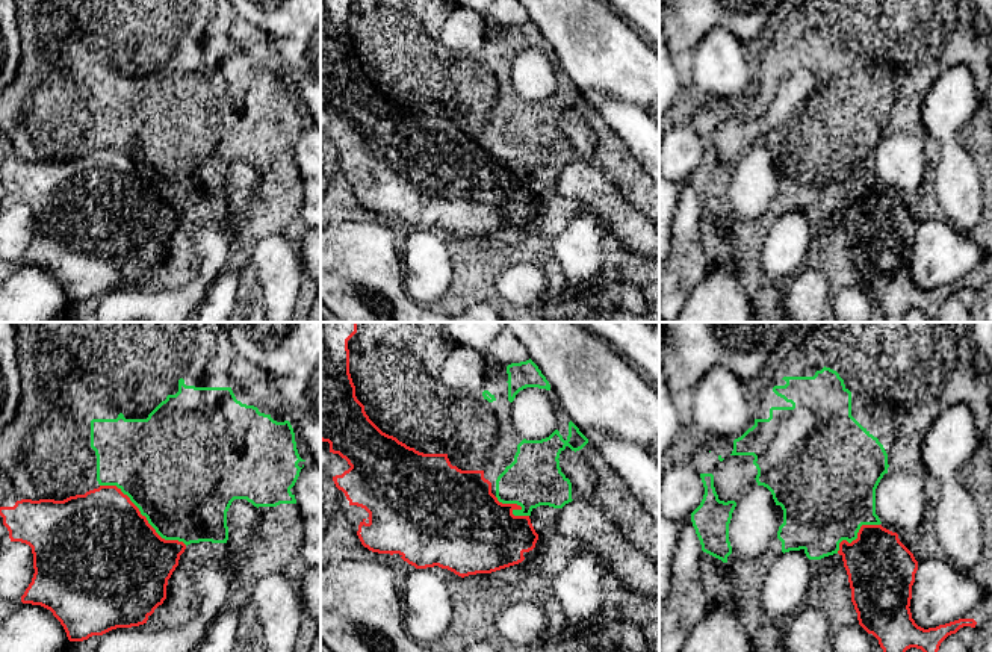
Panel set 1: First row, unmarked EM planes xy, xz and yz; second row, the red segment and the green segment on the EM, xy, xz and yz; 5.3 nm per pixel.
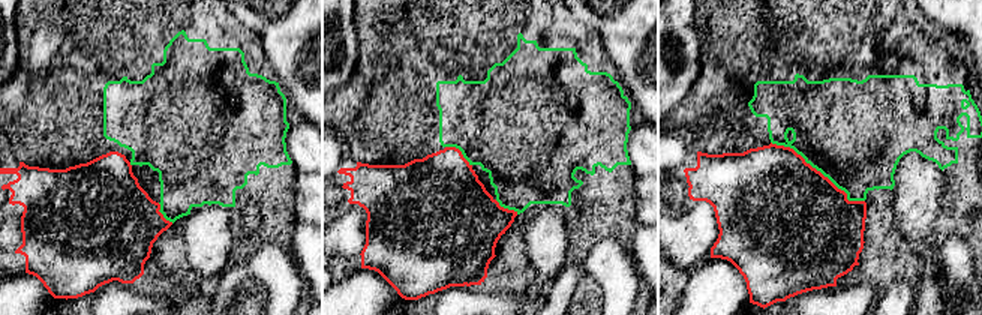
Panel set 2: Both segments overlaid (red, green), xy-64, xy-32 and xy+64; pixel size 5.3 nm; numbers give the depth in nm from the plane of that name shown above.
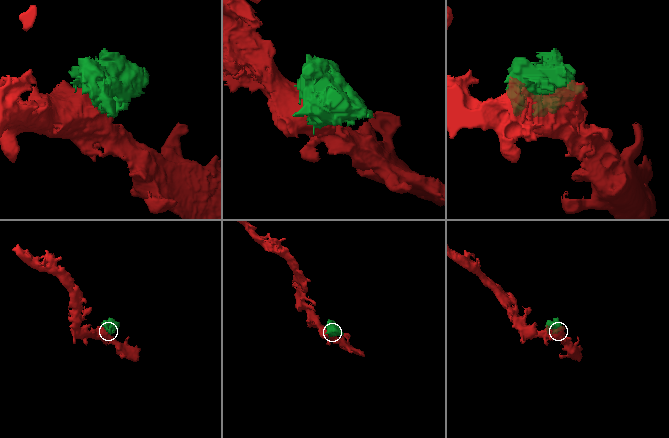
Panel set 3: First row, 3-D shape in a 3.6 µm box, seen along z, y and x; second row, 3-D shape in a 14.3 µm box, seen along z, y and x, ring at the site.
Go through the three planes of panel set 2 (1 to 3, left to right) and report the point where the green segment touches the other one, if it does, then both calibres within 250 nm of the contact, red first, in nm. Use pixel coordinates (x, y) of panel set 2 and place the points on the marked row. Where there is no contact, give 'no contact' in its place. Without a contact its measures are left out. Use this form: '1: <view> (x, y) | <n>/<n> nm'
1: xy-64 (162, 215) | 440/320 nm
2: xy-32 (461, 152) | 440/480 nm
3: xy+64 (819, 171) | 500/500 nm

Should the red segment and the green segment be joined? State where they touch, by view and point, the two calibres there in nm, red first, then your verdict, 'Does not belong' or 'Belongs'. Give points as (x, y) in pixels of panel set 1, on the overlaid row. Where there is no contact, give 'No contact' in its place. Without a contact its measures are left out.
Touches red at xy (144, 516). Thickness 500 nm (red) against 500 nm. Does not belong

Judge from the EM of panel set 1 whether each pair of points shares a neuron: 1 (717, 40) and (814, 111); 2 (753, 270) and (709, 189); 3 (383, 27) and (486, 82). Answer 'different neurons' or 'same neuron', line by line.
1: different neurons
2: same neuron
3: same neuron

